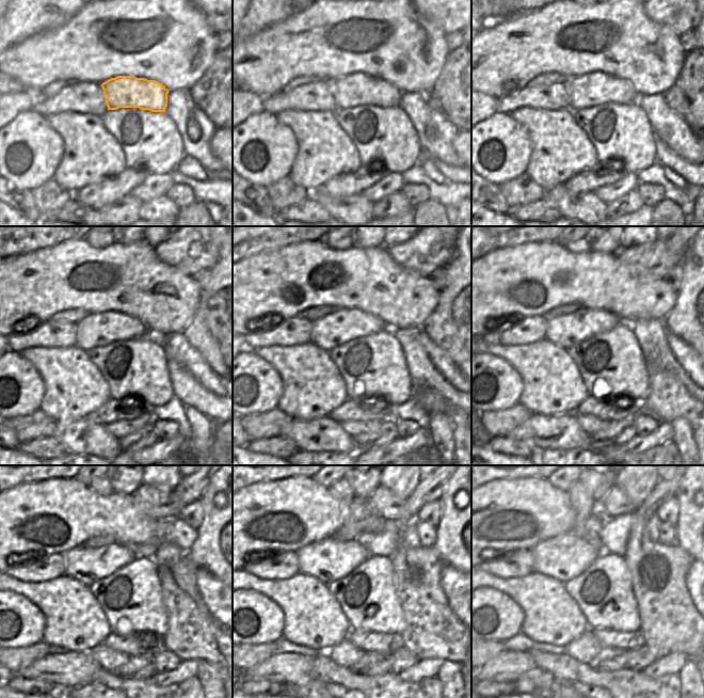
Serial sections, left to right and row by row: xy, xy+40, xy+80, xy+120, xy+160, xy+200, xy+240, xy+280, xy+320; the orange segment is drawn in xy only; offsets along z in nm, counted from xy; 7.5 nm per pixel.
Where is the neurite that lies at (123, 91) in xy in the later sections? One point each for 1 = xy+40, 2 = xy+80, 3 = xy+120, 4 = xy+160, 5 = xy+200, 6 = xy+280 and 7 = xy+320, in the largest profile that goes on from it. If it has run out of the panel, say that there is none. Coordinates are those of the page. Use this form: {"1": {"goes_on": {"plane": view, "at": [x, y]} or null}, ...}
{"1": {"goes_on": {"plane": "xy+40", "at": [357, 89]}}, "2": {"goes_on": {"plane": "xy+80", "at": [593, 89]}}, "3": {"goes_on": {"plane": "xy+120", "at": [97, 329]}}, "4": {"goes_on": {"plane": "xy+160", "at": [345, 324]}}, "5": {"goes_on": {"plane": "xy+200", "at": [565, 331]}}, "6": {"goes_on": {"plane": "xy+280", "at": [328, 560]}}, "7": {"goes_on": {"plane": "xy+320", "at": [566, 556]}}}

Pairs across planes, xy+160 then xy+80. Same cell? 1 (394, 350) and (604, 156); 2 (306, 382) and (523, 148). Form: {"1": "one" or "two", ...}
{"1": "one", "2": "two"}

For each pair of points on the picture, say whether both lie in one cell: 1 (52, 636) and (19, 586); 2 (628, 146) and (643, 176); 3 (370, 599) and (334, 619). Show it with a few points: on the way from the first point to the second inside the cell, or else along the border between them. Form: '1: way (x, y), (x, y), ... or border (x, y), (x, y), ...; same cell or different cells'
1: way (52, 622), (52, 612), (33, 592); same cell
2: border (656, 161), (636, 173); different cells
3: border (330, 592), (339, 604), (348, 621), (349, 632); different cells

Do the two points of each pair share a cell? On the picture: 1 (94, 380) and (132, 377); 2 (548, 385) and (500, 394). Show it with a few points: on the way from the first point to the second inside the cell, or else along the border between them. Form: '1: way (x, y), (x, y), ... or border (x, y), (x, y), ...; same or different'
1: border (91, 359), (107, 382), (110, 397); different
2: border (512, 366), (523, 382), (523, 390), (518, 401); different

